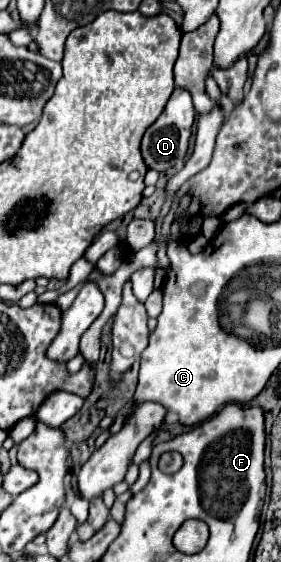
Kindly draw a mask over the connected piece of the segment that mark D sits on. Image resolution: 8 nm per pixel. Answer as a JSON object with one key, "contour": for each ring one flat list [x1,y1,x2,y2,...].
{"contour":[[176,87,172,97,168,99,164,111,160,113,160,117,146,129,144,137,142,137,142,157,144,163,148,165,148,169,154,169,158,173,168,171,172,167,180,169,186,161,186,151,188,151,188,139,192,135,192,123,194,123,194,105,192,105,192,97,186,89]]}

